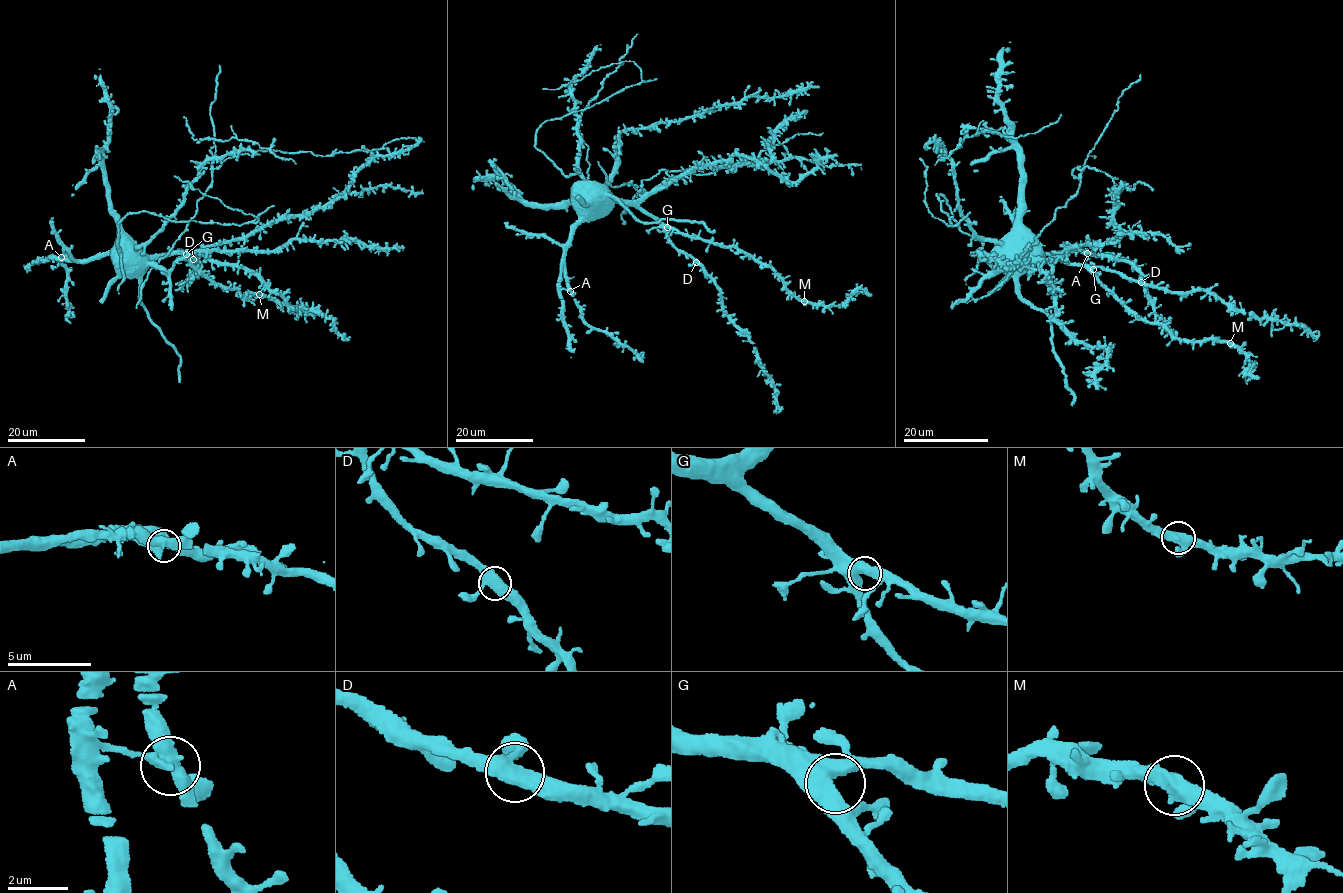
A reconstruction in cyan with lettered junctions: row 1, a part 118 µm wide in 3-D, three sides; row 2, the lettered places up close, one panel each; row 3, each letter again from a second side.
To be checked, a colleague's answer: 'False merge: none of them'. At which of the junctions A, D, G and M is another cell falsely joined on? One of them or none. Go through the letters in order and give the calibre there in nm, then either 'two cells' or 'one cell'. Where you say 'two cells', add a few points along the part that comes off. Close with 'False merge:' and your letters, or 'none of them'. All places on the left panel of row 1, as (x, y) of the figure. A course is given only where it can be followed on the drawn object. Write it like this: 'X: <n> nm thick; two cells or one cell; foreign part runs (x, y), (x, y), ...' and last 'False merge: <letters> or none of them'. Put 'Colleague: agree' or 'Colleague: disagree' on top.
Colleague: agree
A: 440 nm thick; one cell
D: 440 nm thick; one cell
G: 480 nm thick; one cell
M: 440 nm thick; one cell
False merge: none of them

